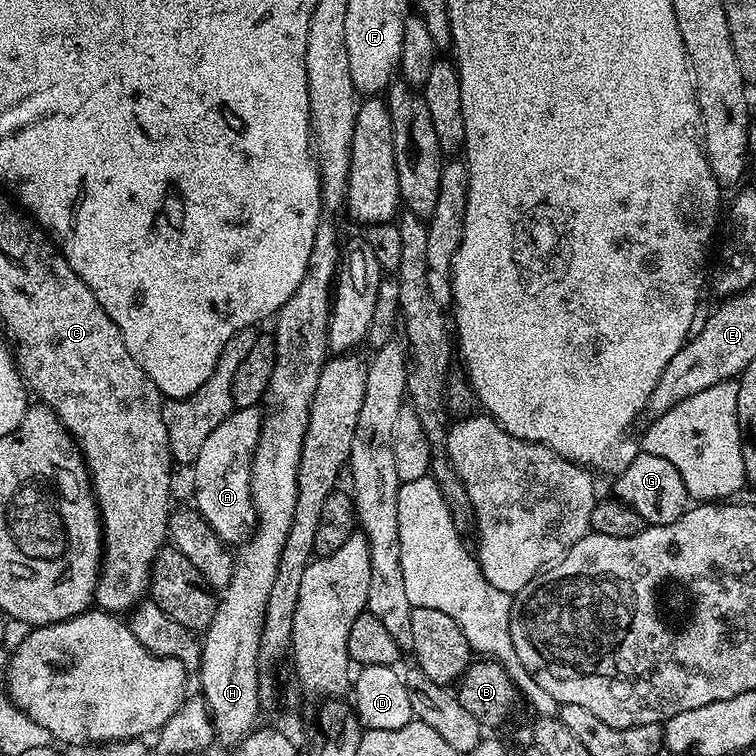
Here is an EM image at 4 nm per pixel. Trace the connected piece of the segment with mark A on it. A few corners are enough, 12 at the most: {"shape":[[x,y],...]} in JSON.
{"shape":[[236,408],[191,469],[194,508],[229,546],[252,535],[265,417]]}

